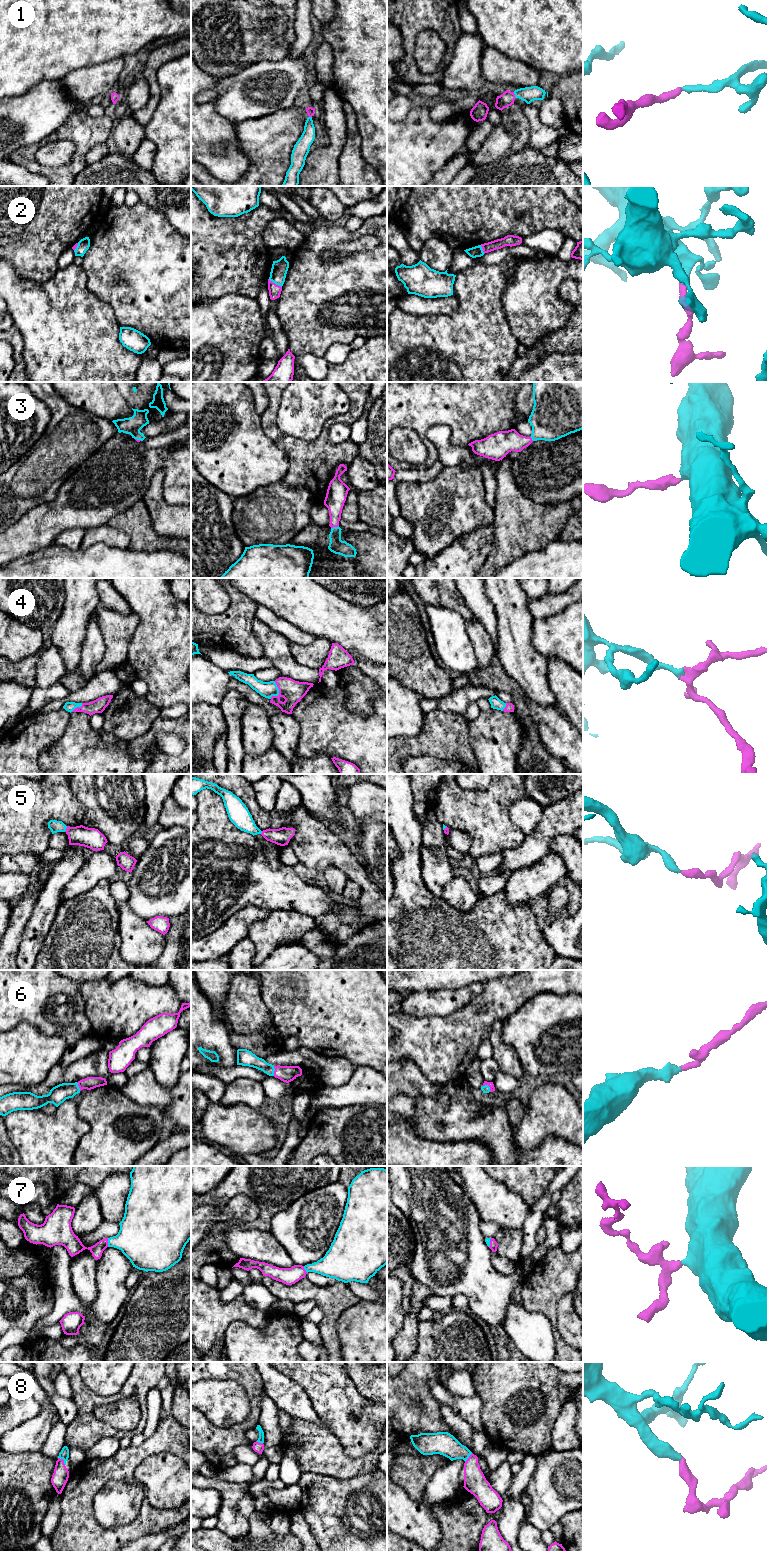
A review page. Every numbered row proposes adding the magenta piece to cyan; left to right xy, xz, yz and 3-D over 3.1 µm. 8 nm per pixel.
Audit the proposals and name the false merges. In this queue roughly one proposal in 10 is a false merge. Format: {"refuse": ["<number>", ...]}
{"refuse": []}

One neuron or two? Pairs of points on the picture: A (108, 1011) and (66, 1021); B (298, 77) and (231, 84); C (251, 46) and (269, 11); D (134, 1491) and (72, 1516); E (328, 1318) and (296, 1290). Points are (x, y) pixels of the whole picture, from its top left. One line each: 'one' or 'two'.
A: two
B: one
C: one
D: two
E: one

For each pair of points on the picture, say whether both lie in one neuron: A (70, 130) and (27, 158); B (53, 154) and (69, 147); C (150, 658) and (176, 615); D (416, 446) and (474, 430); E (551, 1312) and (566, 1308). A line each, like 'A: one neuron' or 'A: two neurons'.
A: one neuron
B: one neuron
C: one neuron
D: two neurons
E: two neurons

